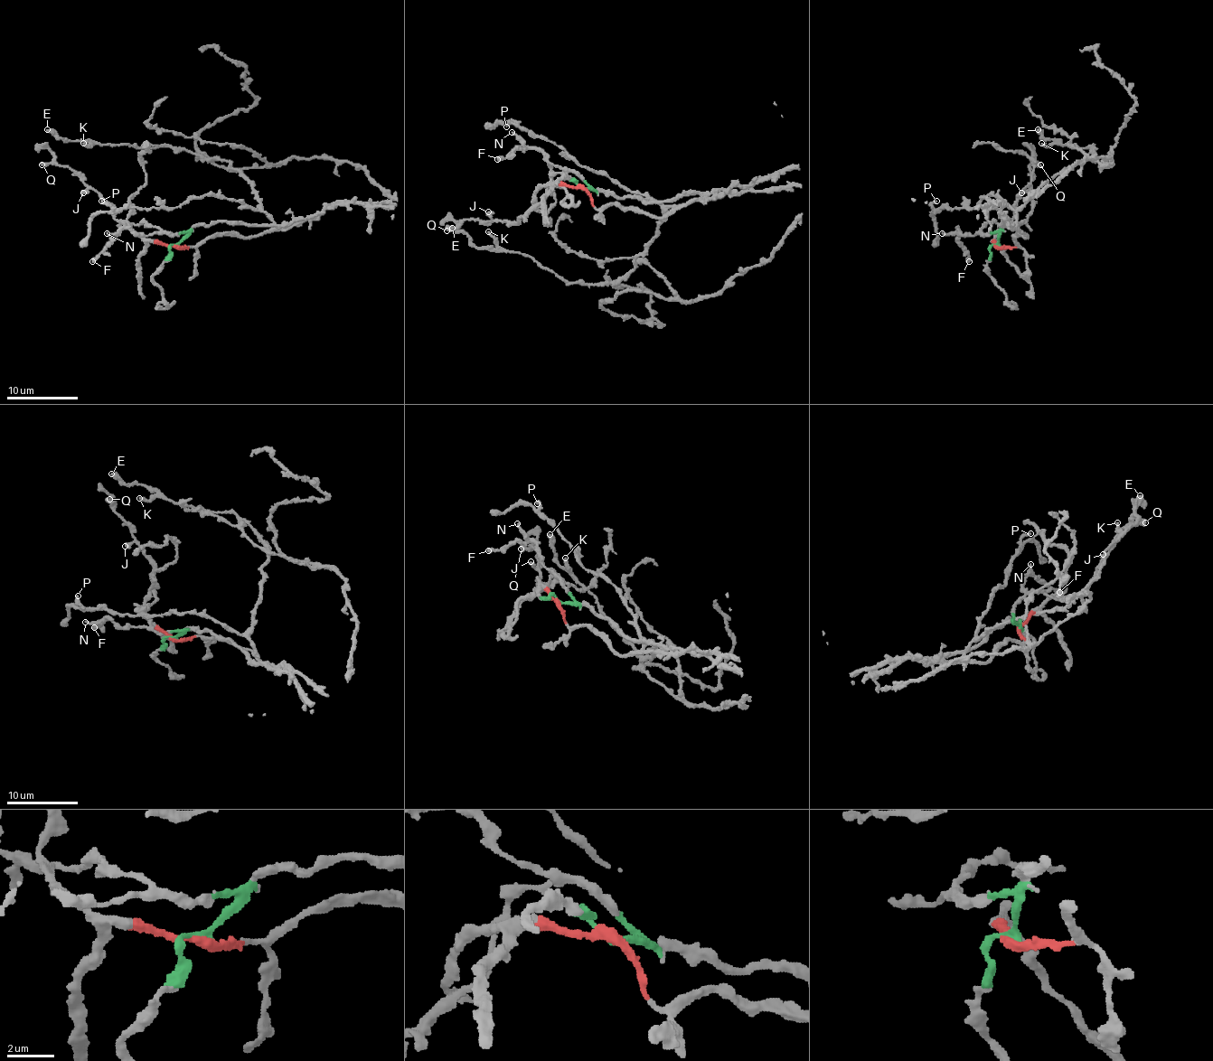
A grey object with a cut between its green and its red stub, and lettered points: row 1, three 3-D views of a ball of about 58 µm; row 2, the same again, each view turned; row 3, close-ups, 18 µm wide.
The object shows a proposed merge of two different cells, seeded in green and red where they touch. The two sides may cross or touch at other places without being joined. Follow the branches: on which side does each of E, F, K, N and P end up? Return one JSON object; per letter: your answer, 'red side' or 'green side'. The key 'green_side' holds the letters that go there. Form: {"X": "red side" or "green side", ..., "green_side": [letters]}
{"E": "red side", "F": "green side", "K": "red side", "N": "green side", "P": "red side", "green_side": ["F", "N"]}

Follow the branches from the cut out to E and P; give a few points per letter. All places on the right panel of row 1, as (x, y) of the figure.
E: (998, 245), (1019, 245), (1014, 238), (1026, 237), (1019, 208), (1093, 157), (1093, 147), (1048, 140), (1037, 129)
P: (998, 245), (1026, 237), (998, 195), (974, 208), (936, 210), (936, 201)

